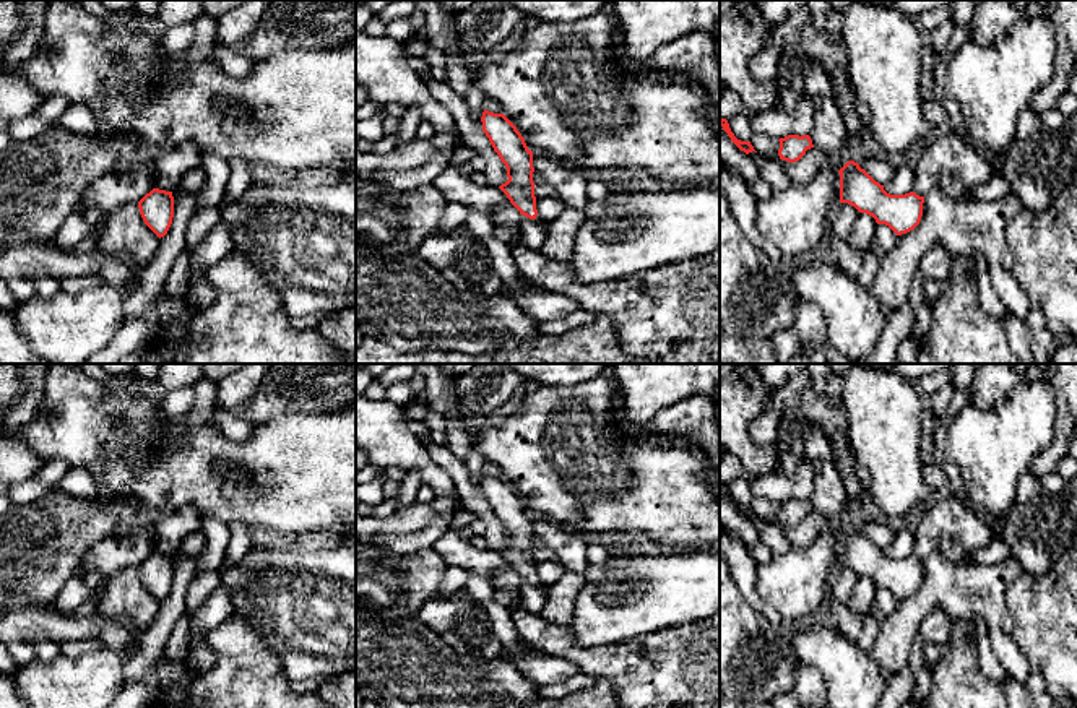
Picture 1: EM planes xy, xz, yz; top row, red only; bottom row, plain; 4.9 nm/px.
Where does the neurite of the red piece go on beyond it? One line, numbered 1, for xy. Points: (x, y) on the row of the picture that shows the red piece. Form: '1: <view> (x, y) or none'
1: none

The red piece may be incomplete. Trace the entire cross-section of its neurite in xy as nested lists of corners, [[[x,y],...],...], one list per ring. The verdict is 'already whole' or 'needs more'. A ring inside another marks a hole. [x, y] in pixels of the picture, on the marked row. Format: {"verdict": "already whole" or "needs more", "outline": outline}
{"verdict": "already whole", "outline": [[[153,188],[138,201],[145,224],[161,239],[167,234],[174,218],[172,192]]]}

